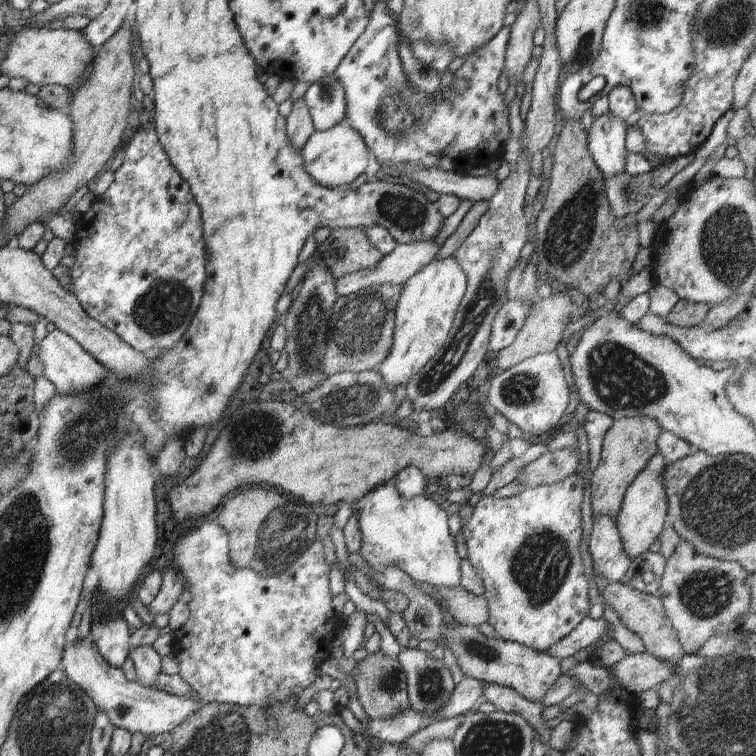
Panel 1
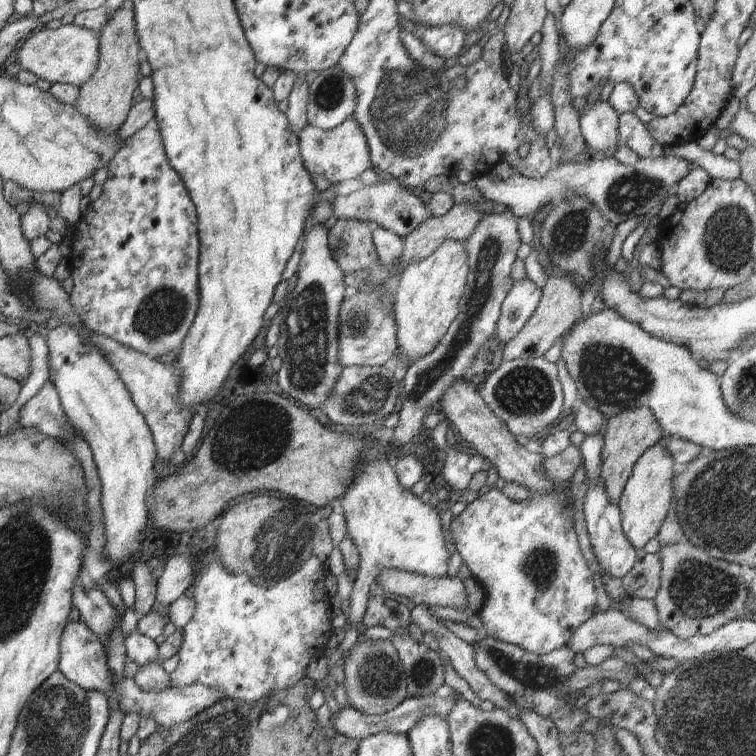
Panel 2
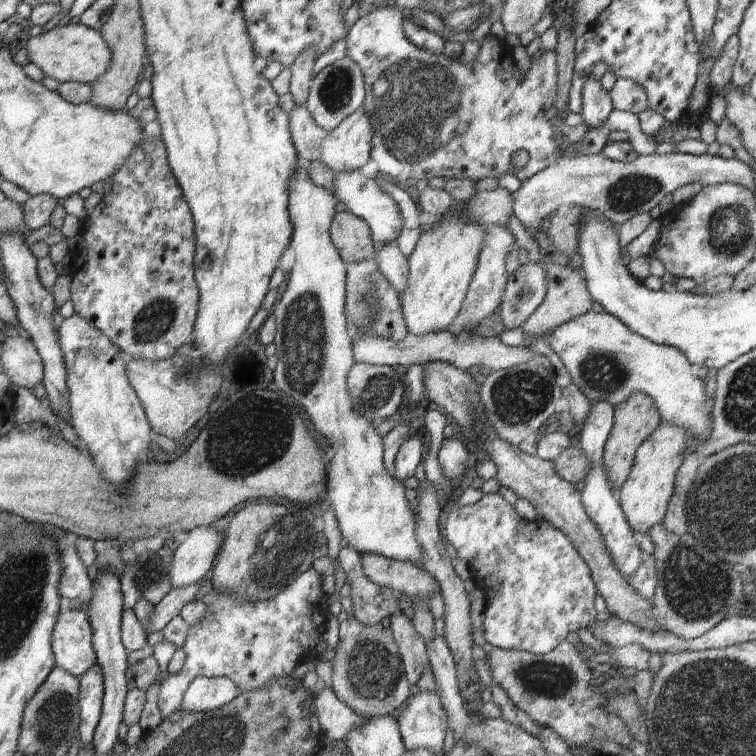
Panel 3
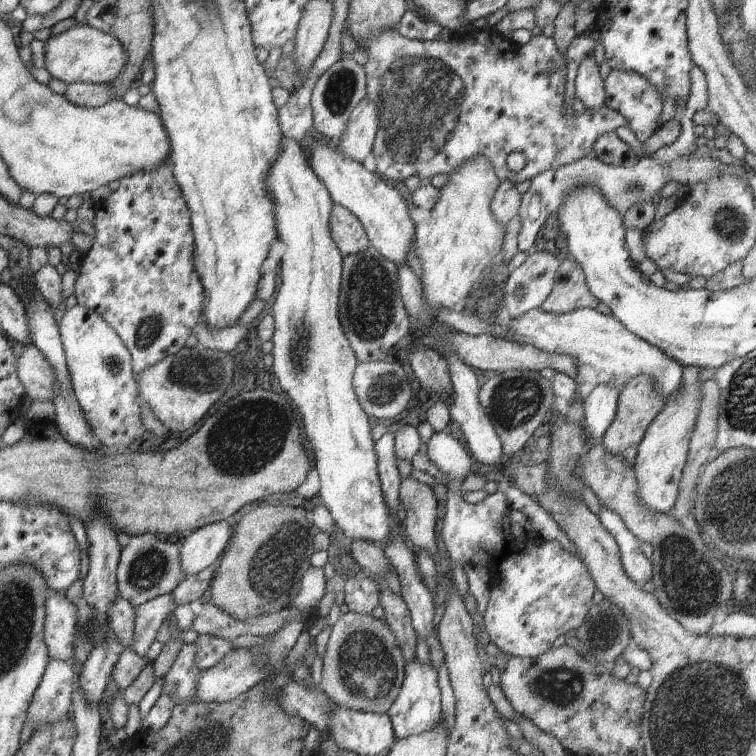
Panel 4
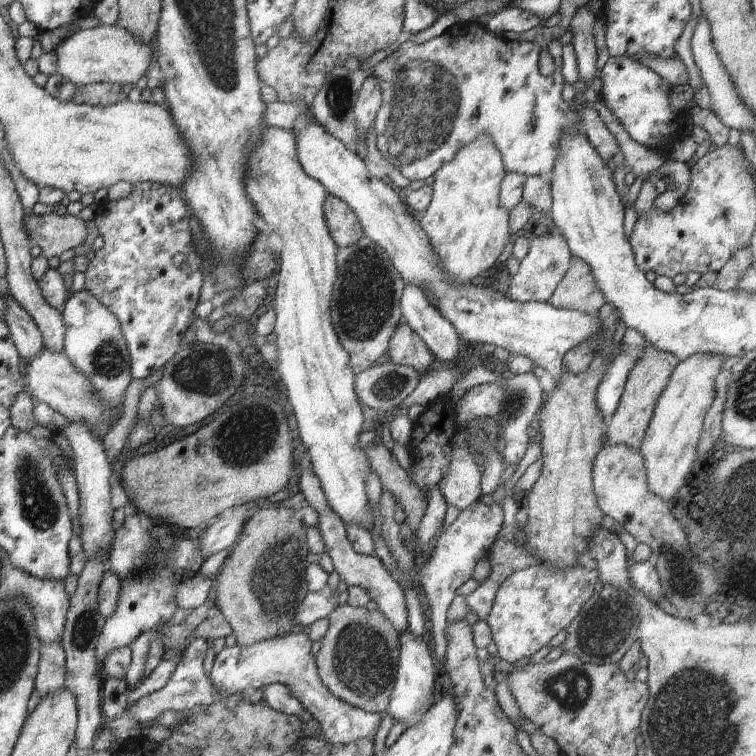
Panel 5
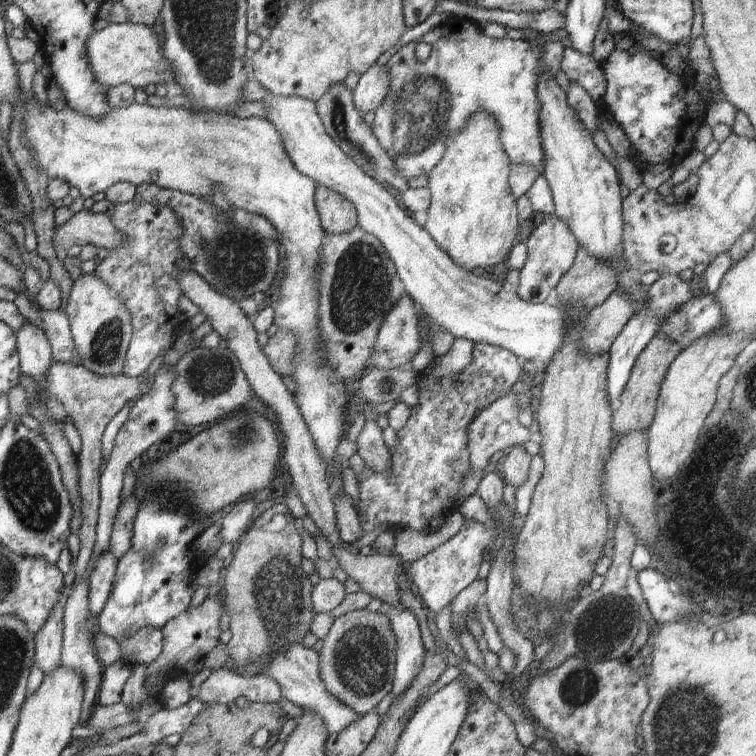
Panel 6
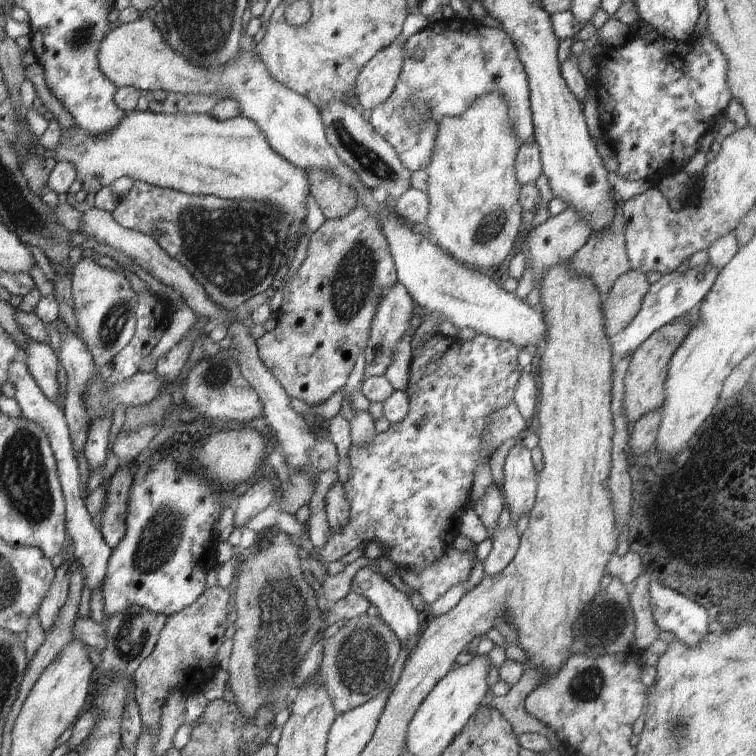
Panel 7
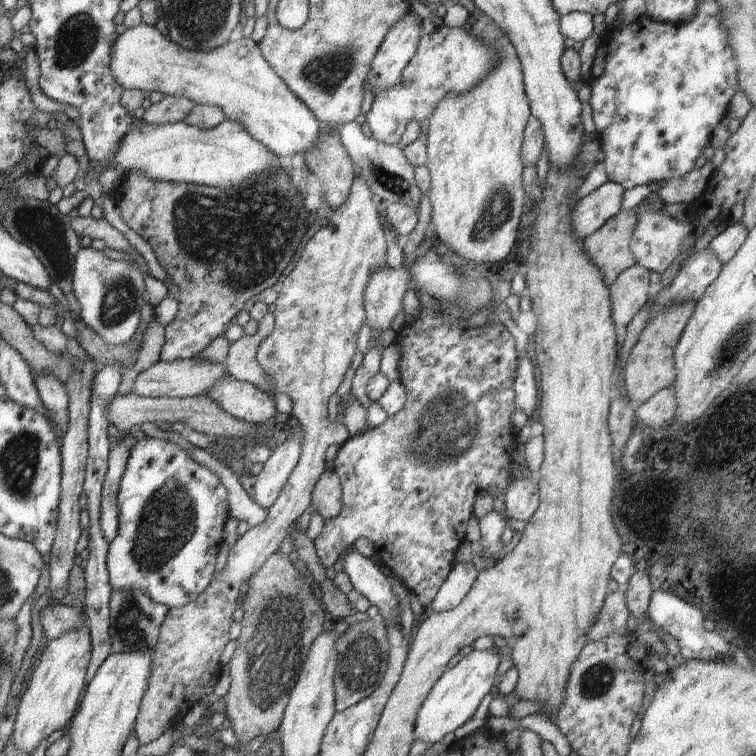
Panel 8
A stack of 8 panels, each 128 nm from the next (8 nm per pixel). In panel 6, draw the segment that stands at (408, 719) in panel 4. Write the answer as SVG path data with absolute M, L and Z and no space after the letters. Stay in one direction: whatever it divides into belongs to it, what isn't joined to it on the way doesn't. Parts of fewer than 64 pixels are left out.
M382 604L380 612L389 618L391 629L396 635L395 675L391 690L397 697L420 672L426 650L420 637L420 624L410 609L403 605L393 607Z

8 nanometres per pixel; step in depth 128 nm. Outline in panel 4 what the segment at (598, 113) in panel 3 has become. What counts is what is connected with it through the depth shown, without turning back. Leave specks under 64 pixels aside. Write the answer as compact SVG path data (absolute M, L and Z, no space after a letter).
M592 54L586 55L577 68L574 93L576 98L582 101L586 110L590 110L589 112L600 111L605 105L607 96L603 76Z

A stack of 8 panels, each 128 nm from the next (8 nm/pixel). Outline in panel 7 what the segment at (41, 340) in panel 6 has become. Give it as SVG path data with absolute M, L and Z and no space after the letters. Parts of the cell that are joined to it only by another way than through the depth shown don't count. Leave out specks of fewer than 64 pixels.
M29 340L25 347L25 355L22 355L30 374L34 377L40 390L58 406L60 397L60 385L56 378L58 372L58 358L50 345Z

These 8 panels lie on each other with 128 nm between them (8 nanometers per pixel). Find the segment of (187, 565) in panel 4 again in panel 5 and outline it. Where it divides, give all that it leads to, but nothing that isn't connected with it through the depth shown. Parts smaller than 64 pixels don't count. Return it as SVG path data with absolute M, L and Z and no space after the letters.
M225 517L214 521L201 535L201 555L206 560L214 553L231 549L239 540L242 527L245 524L243 517Z

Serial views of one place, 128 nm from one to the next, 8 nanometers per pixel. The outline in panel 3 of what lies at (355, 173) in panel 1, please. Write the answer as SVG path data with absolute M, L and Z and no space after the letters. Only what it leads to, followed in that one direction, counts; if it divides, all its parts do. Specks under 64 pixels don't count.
M295 104L287 115L291 139L297 150L297 156L303 164L308 164L311 160L318 160L324 162L333 171L348 172L362 168L370 160L372 127L370 118L362 107L347 116L340 126L330 132L326 132L314 122L305 104Z

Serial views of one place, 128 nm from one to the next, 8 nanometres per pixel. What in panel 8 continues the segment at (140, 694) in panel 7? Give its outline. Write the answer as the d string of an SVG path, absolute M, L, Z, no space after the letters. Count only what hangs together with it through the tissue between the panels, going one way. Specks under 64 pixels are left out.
M362 175L355 177L355 179L352 181L350 192L348 193L345 203L340 205L336 210L332 211L328 225L325 228L322 228L319 232L316 232L316 234L310 238L306 246L304 246L304 250L300 256L300 259L298 260L298 263L296 264L296 267L292 270L292 272L290 272L290 274L288 274L288 276L286 276L286 278L284 278L284 281L282 282L282 288L280 288L278 297L275 301L276 309L273 312L275 318L275 327L270 333L270 336L268 336L267 339L264 339L260 343L257 352L257 361L260 363L262 370L264 370L264 372L273 380L273 383L277 388L277 392L283 392L293 402L292 414L293 416L296 416L296 420L300 422L301 429L303 430L301 455L299 461L294 467L294 470L292 470L290 473L284 488L282 488L280 491L278 498L268 509L268 514L265 520L256 526L251 526L249 530L238 537L238 540L236 540L234 546L231 546L225 567L220 573L213 575L213 579L206 587L206 590L201 592L192 602L189 602L188 604L178 608L168 609L166 618L160 627L158 642L153 648L152 670L149 678L149 685L146 689L145 695L142 697L139 713L134 725L133 732L136 735L140 745L150 744L150 742L153 740L160 738L164 732L166 732L168 729L171 729L176 722L180 721L180 719L188 712L188 710L190 710L190 708L192 708L192 706L194 706L194 704L200 703L204 696L208 696L208 694L213 692L214 685L216 684L219 673L221 672L222 665L220 663L220 654L222 654L224 646L230 642L230 638L228 637L228 630L230 630L230 626L232 626L232 623L234 622L232 614L234 614L234 611L240 607L238 597L240 596L240 588L242 588L242 584L250 582L252 576L254 576L255 572L266 562L266 560L268 560L268 557L272 556L272 554L279 550L280 544L284 542L284 538L286 538L286 535L289 532L288 529L290 528L291 524L296 521L303 512L306 512L309 506L311 506L312 489L318 482L320 475L322 475L326 470L326 452L331 450L334 445L341 447L351 437L348 430L346 430L346 427L339 426L338 423L330 421L330 418L328 417L327 404L330 400L330 396L336 392L338 386L340 386L340 383L343 381L344 374L352 362L352 357L354 354L356 354L356 339L358 338L358 332L362 326L362 322L366 322L366 313L363 302L367 280L370 278L372 271L375 271L380 267L388 267L386 265L387 245L386 240L384 240L384 233L386 233L387 228L382 220L381 208L375 204L374 201L372 201L372 196L373 192L369 189L366 179Z

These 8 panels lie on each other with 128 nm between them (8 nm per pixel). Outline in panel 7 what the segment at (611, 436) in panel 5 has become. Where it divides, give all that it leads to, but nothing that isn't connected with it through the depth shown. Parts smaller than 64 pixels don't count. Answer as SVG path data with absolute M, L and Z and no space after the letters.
M686 315L675 318L671 323L653 332L633 354L628 372L624 379L625 397L624 406L627 412L627 421L634 424L643 414L654 411L663 406L665 399L665 382L669 372L669 365L676 349L682 344L684 337L689 333L691 326Z

